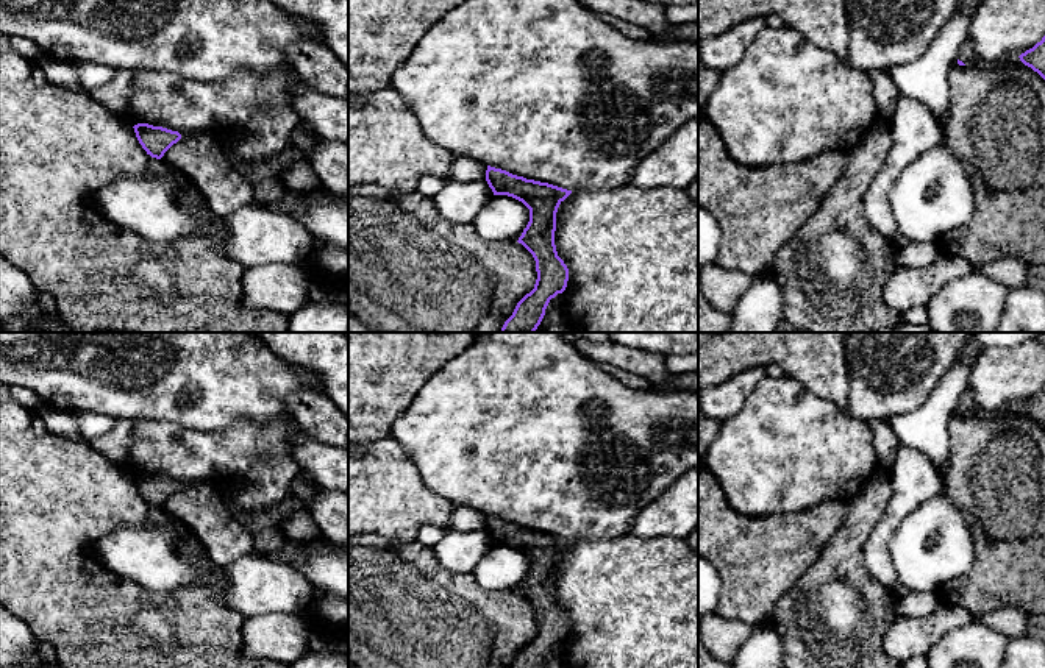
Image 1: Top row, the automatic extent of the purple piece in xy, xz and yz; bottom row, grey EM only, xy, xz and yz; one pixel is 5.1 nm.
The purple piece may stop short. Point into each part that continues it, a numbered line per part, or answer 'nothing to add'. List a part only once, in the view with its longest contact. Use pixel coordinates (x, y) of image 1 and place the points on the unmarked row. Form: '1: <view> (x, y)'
1: yz (967, 405)

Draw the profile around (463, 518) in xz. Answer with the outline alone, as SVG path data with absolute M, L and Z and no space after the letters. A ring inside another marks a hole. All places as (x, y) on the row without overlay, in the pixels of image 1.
M458 506L451 512L451 529L459 532L472 532L476 529L486 529L486 520L487 515L483 512L473 509L473 507L464 507Z

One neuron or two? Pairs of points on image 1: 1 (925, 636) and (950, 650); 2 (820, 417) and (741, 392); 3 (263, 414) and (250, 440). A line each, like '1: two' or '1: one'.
1: two
2: two
3: two

